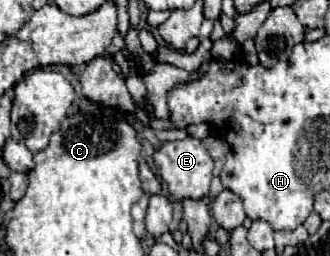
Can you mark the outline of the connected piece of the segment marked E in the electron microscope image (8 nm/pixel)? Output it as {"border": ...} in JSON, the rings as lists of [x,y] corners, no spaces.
{"border":[[[185,137],[179,141],[165,141],[155,153],[153,153],[153,161],[157,165],[159,177],[167,183],[167,189],[173,197],[173,221],[171,222],[169,232],[172,233],[178,229],[178,225],[182,219],[182,203],[185,199],[203,199],[205,195],[209,195],[209,183],[213,177],[213,159],[207,151],[207,147],[203,147],[203,143],[195,137]]]}

